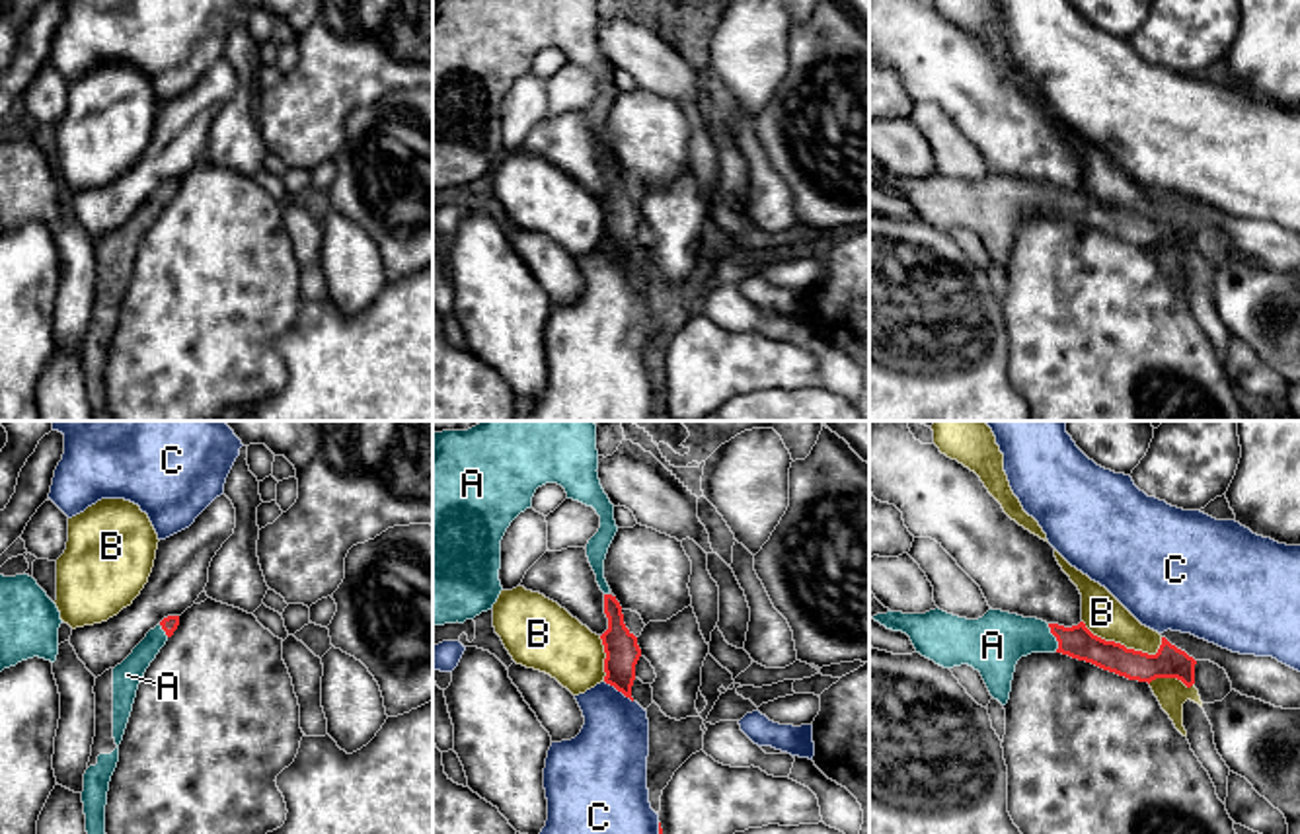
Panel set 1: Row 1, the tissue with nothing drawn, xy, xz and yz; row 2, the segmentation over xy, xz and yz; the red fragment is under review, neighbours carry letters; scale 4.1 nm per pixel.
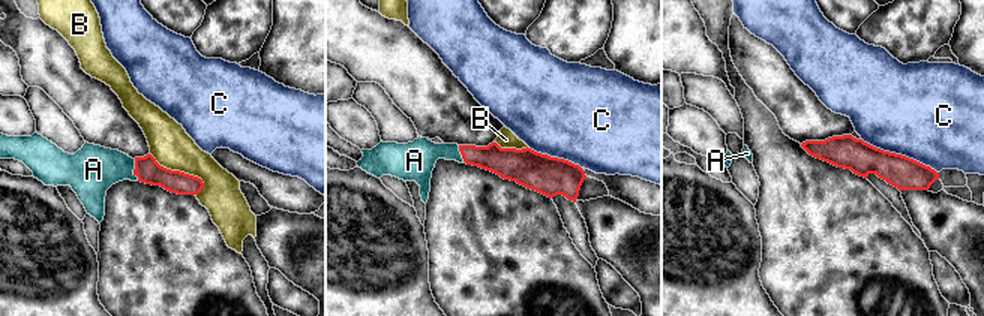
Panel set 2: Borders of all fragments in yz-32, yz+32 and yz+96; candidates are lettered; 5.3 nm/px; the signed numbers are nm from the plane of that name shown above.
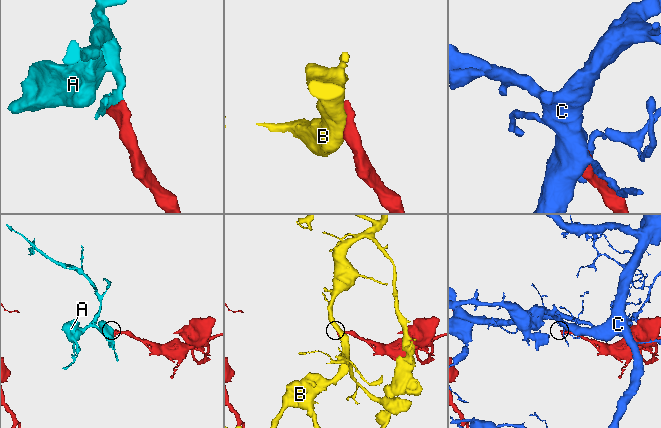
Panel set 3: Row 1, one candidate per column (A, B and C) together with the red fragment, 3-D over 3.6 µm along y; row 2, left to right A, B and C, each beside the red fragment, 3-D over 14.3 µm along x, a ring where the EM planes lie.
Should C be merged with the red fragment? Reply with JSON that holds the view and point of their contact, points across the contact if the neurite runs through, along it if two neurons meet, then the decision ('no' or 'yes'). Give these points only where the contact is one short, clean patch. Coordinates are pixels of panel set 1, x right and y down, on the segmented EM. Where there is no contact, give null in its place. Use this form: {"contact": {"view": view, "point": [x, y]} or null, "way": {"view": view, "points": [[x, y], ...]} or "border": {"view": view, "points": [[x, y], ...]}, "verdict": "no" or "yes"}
{"contact": {"view": "xz", "point": [618, 690]}, "verdict": "no"}

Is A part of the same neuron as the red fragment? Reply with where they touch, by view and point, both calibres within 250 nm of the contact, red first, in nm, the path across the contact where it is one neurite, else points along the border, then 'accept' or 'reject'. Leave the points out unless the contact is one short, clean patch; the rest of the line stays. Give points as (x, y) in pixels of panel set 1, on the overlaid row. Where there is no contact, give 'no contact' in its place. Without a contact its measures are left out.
yz (1055, 636) | 140/240 nm | accept

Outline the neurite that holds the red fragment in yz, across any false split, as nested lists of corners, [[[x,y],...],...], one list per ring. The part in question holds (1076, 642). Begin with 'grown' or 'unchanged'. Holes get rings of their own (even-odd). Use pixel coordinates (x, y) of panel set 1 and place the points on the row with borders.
grown; [[[939,608],[926,614],[889,610],[873,620],[887,629],[906,633],[916,653],[943,668],[969,664],[978,670],[990,696],[1002,705],[1010,700],[1017,661],[1031,653],[1056,651],[1148,684],[1156,678],[1177,678],[1187,688],[1195,684],[1197,661],[1166,637],[1158,653],[1148,655],[1093,635],[1084,622],[1064,627],[992,608],[978,620]]]

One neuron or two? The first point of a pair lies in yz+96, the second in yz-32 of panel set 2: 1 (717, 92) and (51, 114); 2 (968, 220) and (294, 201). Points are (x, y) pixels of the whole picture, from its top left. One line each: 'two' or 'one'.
1: one
2: two

